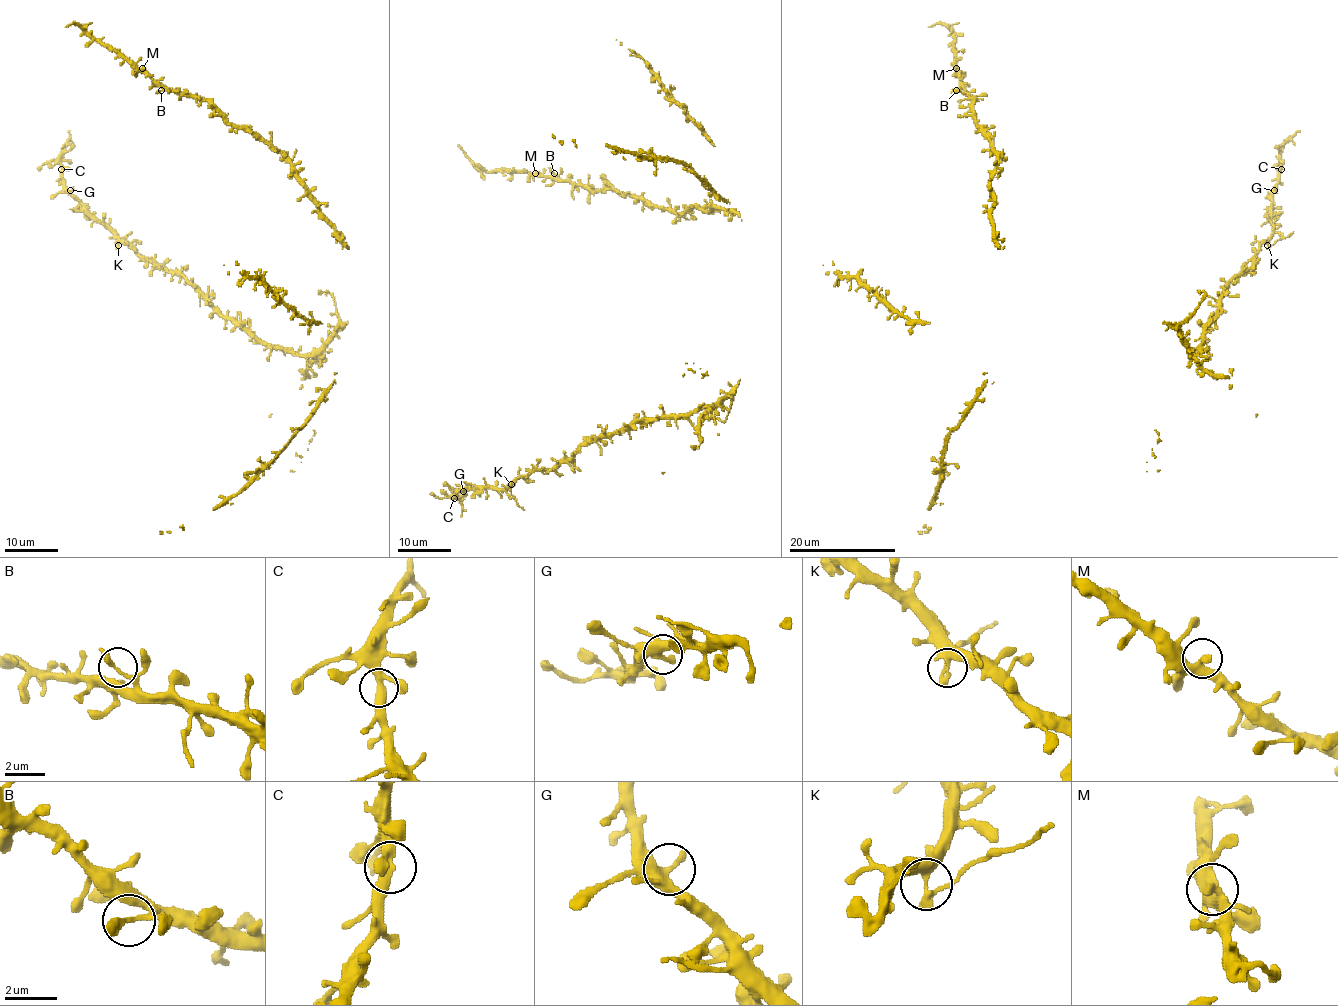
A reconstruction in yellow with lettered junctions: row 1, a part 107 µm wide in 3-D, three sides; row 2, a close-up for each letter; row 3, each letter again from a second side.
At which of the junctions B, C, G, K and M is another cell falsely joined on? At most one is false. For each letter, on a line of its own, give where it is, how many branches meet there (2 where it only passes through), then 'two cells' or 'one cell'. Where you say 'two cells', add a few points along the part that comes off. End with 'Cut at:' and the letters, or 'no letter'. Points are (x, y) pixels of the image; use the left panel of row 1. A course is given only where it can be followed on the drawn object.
B: (161, 90) | 3 | one cell
C: (61, 169) | 3 | one cell
G: (70, 190) | 3 | one cell
K: (118, 245) | 3 | two cells | (118, 245), (120, 240), (132, 232)
M: (142, 68) | 3 | one cell
Cut at: K

